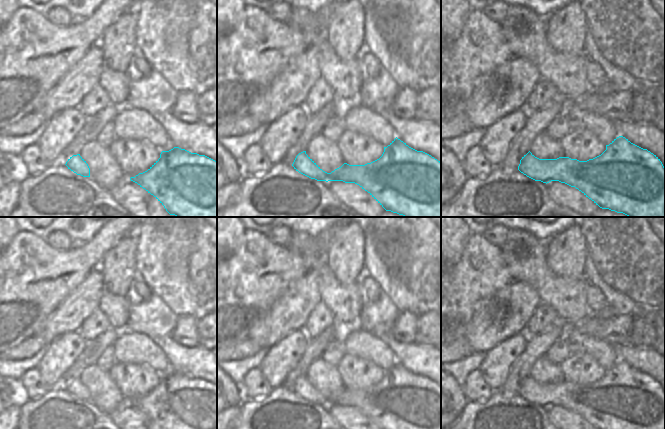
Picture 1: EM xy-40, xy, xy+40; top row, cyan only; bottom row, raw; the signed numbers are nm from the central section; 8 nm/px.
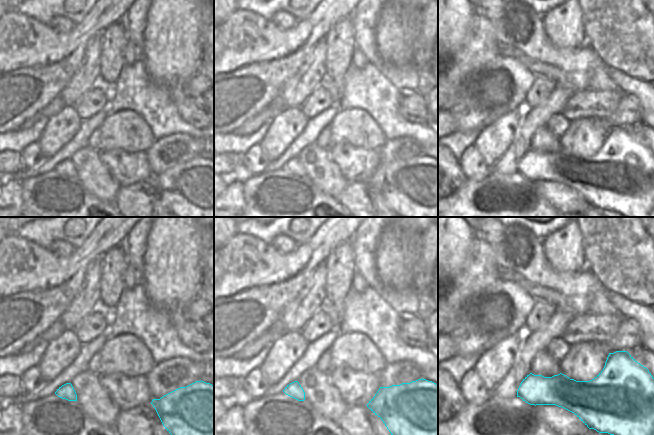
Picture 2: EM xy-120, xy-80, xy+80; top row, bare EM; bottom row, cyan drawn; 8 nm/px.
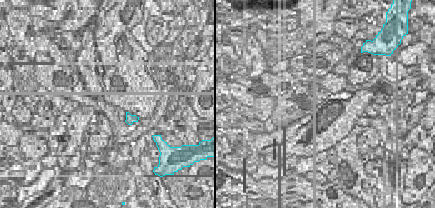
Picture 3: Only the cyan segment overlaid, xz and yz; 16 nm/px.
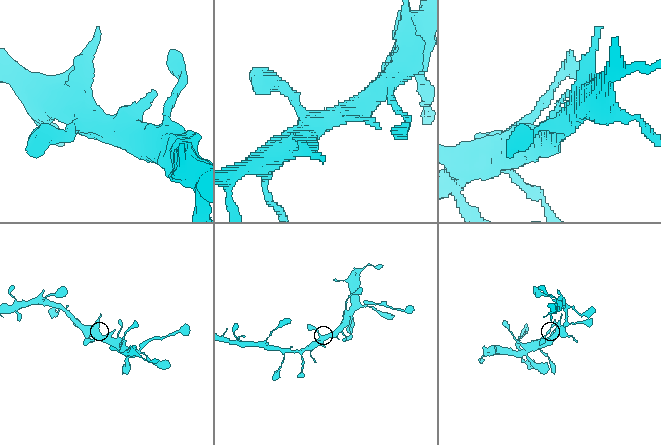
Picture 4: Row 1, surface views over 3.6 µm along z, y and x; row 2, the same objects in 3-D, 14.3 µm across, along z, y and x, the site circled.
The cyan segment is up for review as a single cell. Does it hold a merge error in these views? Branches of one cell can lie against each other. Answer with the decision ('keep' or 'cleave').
keep

